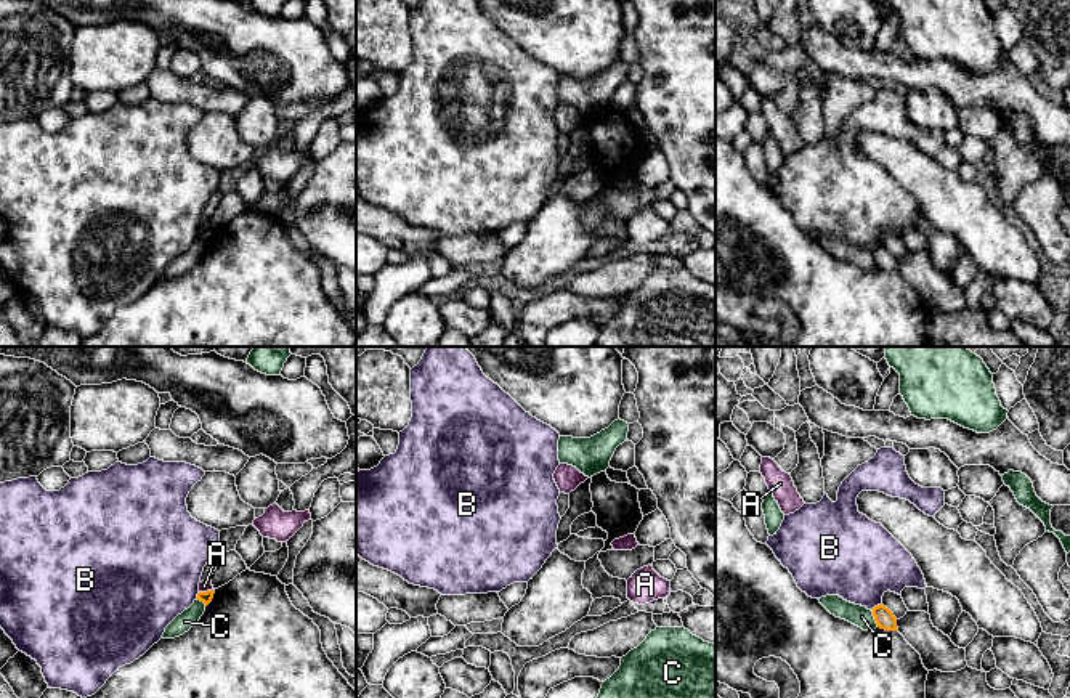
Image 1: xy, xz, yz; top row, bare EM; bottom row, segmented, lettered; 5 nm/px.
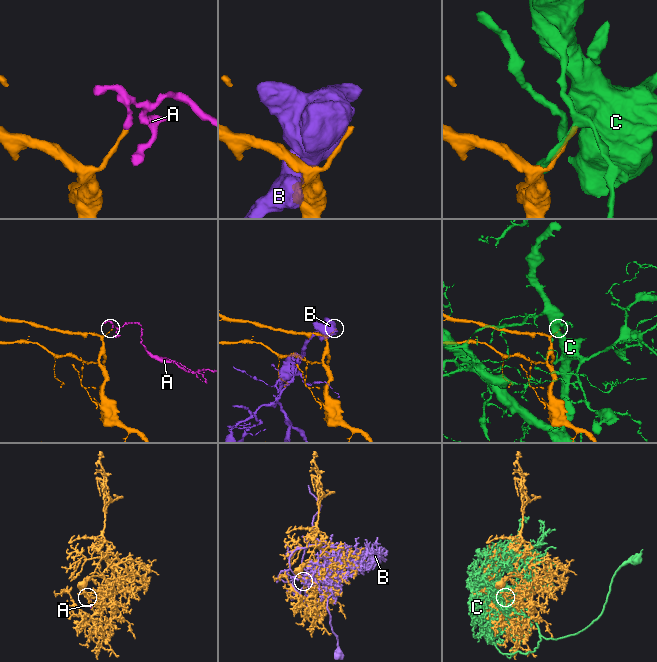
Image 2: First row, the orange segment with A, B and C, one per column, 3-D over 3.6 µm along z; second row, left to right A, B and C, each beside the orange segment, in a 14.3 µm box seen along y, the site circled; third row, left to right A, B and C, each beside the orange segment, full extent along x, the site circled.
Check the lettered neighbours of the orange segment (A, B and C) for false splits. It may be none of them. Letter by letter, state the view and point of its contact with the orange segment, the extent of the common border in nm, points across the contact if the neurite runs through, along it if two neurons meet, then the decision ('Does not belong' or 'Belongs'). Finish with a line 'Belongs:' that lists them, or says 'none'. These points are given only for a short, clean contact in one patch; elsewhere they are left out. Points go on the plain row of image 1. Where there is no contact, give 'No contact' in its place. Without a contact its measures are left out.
A: Touches orange at xy (207, 231). Shared border 80 nm. Boundary: xy (214, 230), (199, 233). Does not belong
B: Touches orange at yz (878, 246). Shared border 70 nm. Does not belong
C: Touches orange at yz (875, 260). Shared border 90 nm. Does not belong
Belongs: none

